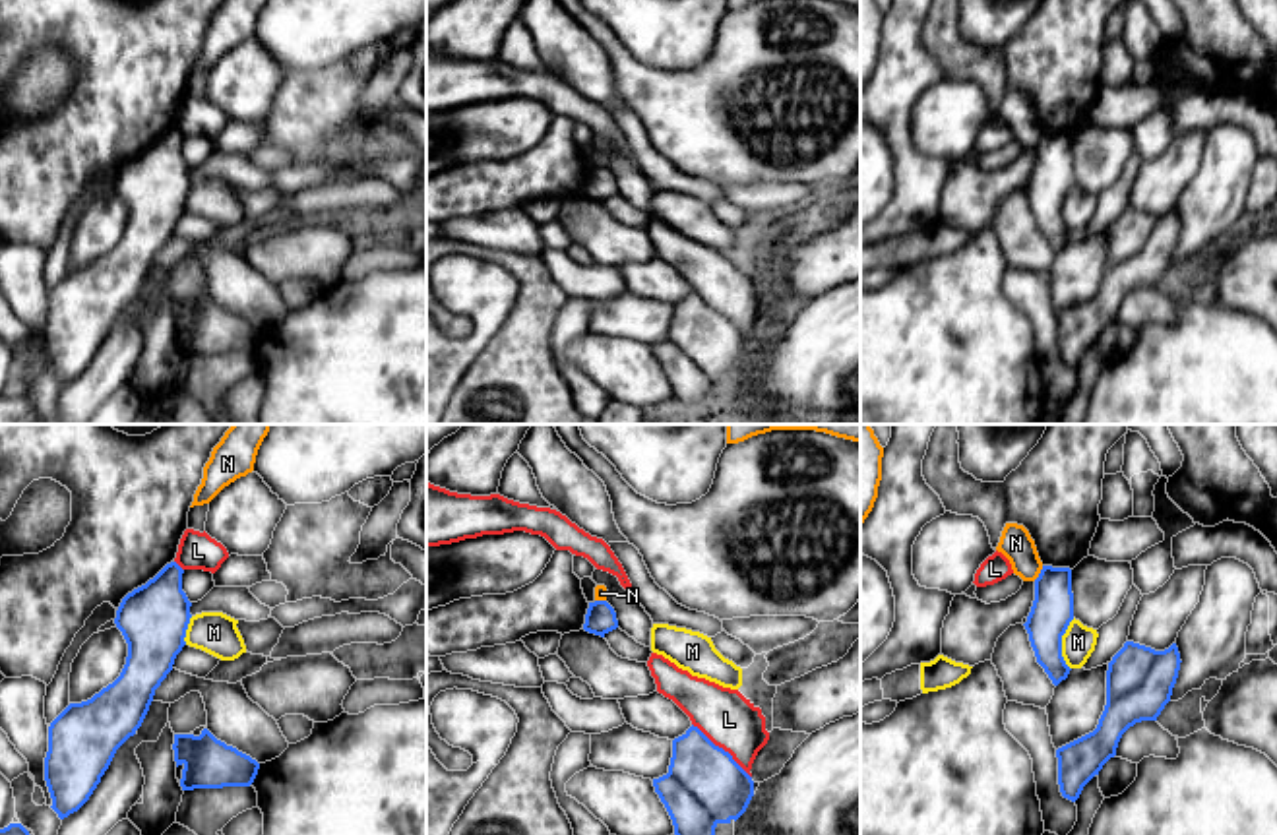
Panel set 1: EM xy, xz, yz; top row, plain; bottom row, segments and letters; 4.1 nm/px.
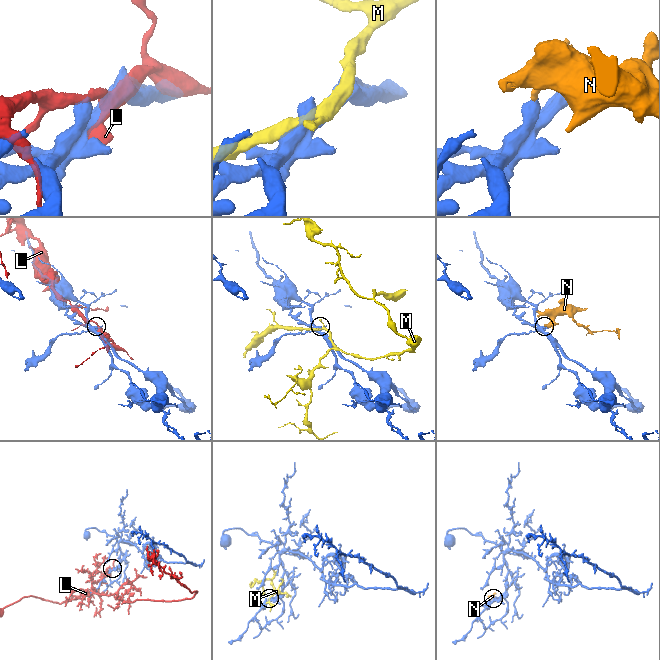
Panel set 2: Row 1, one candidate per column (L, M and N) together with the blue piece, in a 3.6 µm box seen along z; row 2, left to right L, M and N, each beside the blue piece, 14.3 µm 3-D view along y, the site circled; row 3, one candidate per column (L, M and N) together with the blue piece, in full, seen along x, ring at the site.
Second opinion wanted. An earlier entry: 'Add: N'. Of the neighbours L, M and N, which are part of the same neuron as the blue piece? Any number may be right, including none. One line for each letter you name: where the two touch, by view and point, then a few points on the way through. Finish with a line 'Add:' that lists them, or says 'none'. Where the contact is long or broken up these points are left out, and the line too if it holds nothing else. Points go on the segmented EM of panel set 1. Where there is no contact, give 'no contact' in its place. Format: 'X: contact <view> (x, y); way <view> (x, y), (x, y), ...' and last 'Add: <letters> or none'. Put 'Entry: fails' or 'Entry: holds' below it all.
Add: none
Entry: fails

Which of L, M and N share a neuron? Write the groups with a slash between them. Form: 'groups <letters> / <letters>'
groups L / M / N

